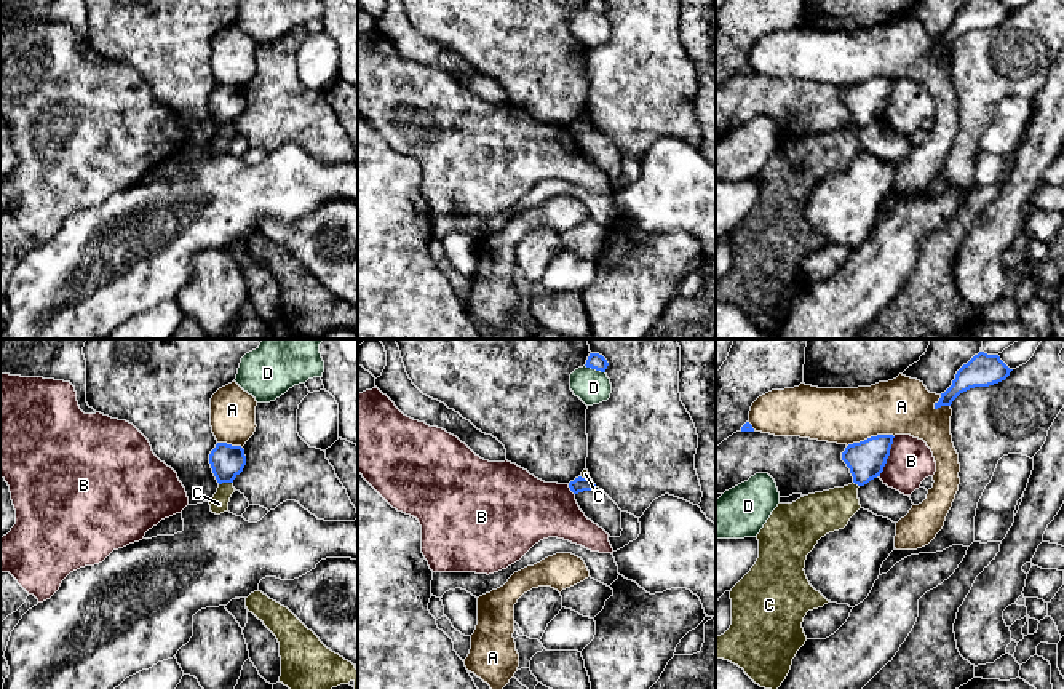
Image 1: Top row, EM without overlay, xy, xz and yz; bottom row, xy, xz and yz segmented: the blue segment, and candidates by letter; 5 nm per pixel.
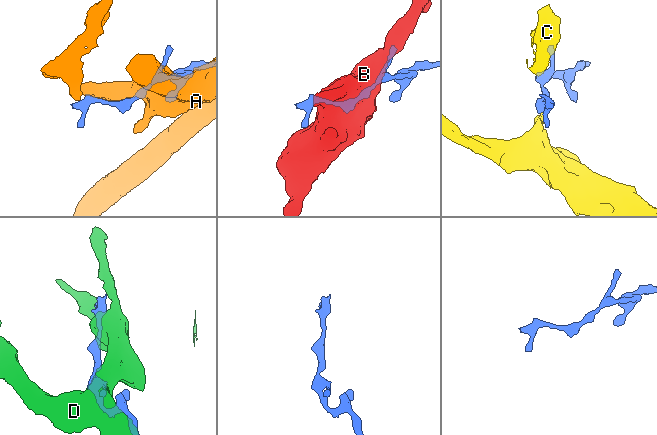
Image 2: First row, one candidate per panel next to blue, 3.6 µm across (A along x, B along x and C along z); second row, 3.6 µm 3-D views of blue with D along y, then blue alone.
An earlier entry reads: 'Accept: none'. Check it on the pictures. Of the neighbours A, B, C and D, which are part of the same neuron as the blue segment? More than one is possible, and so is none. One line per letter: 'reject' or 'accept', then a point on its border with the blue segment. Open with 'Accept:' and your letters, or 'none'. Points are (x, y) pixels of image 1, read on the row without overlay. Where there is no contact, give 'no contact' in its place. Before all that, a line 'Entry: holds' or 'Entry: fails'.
Entry: holds
Accept: none
A: reject; contact yz (871, 79)
B: reject; contact yz (887, 99)
C: reject; contact xy (226, 123)
D: reject; contact xz (595, 10)

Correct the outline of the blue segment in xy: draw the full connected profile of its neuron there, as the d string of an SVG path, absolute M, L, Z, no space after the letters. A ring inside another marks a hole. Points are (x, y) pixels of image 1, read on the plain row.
M217 85L209 96L209 106L219 126L233 125L246 107L244 91L227 85Z

